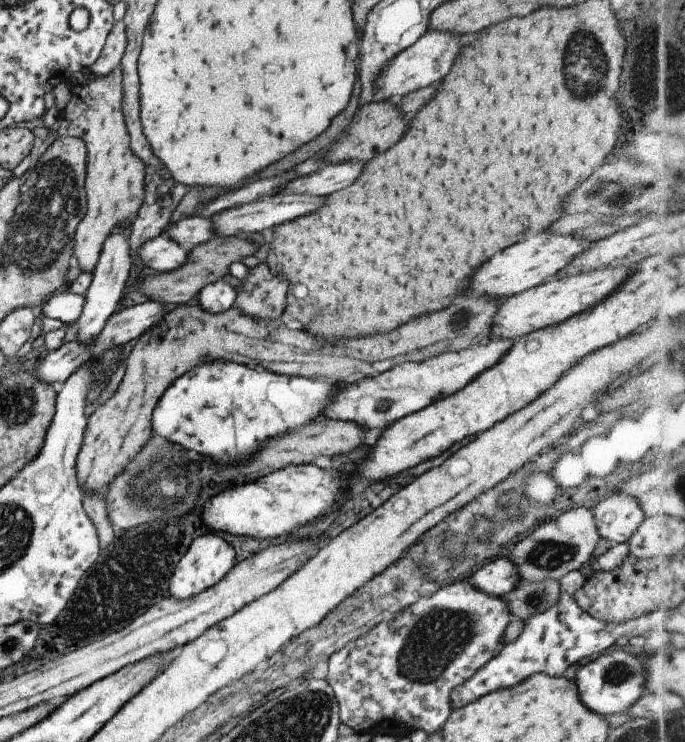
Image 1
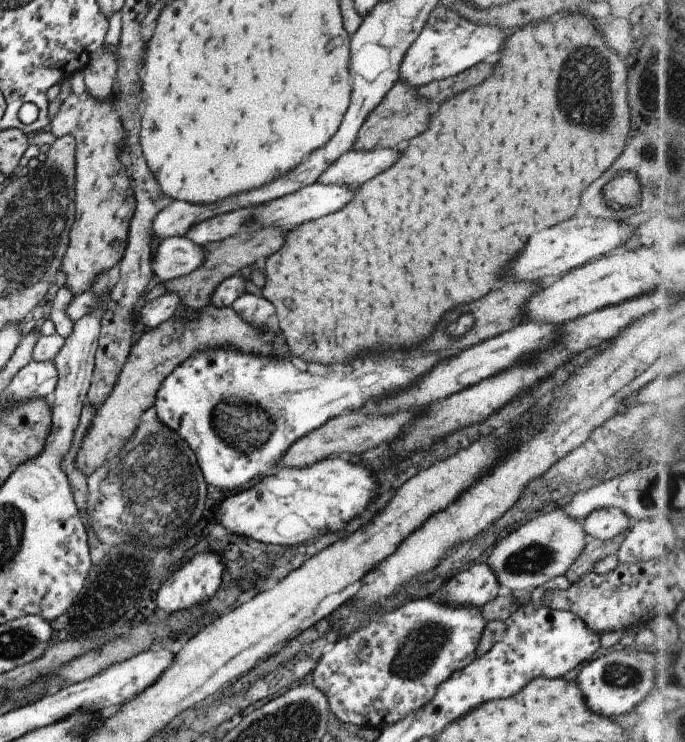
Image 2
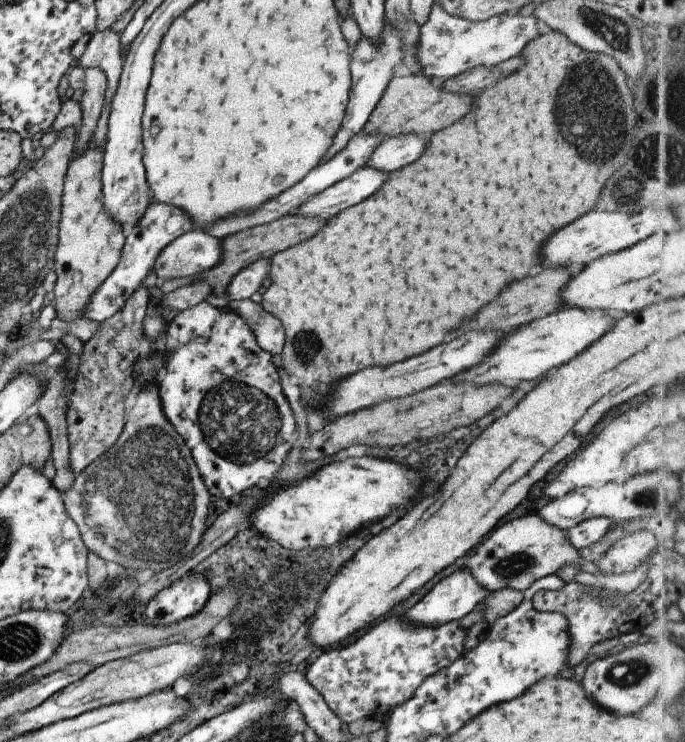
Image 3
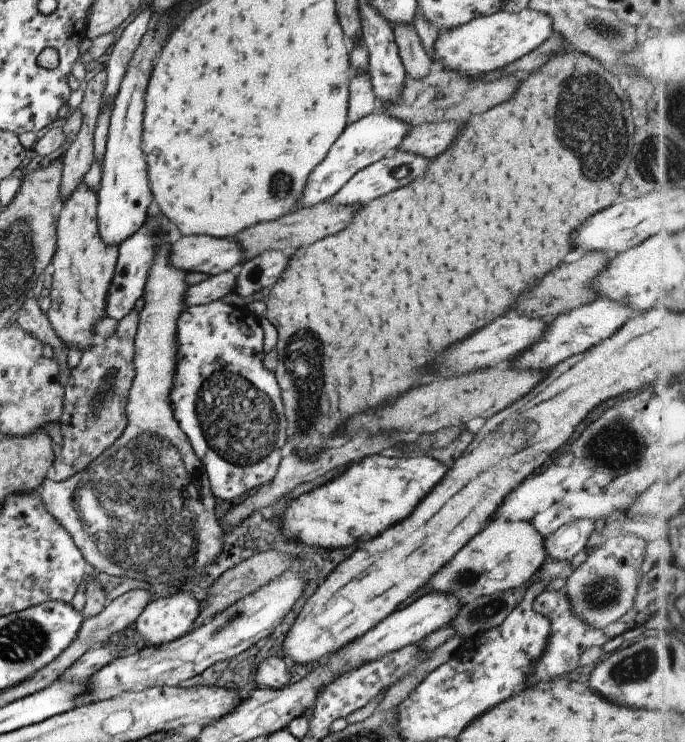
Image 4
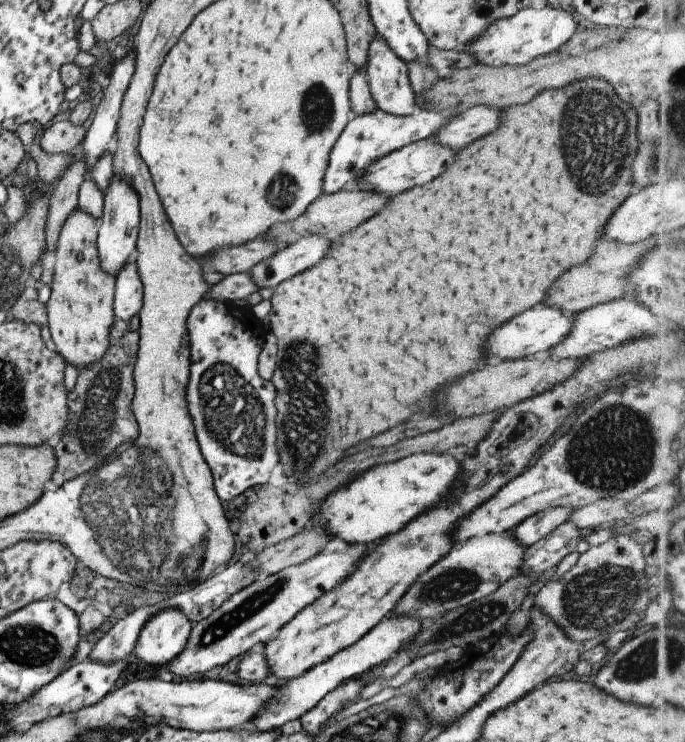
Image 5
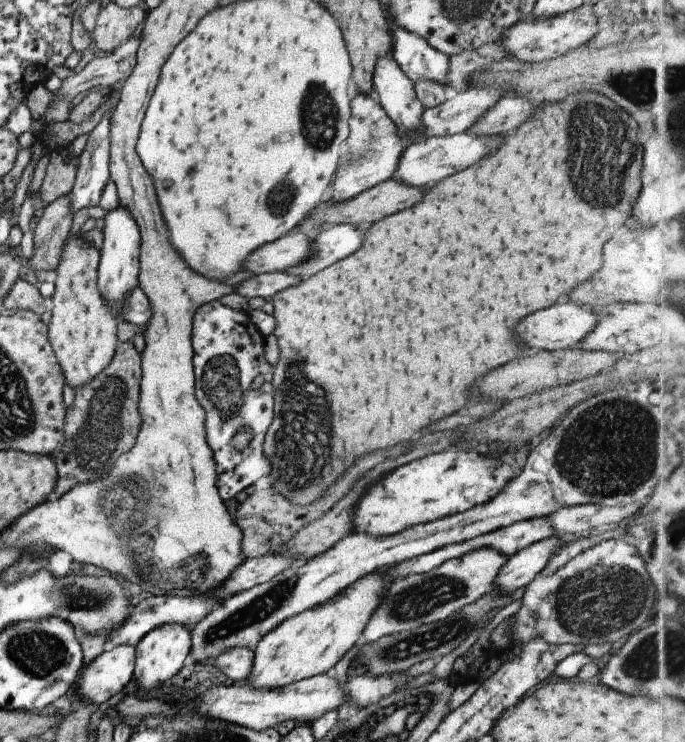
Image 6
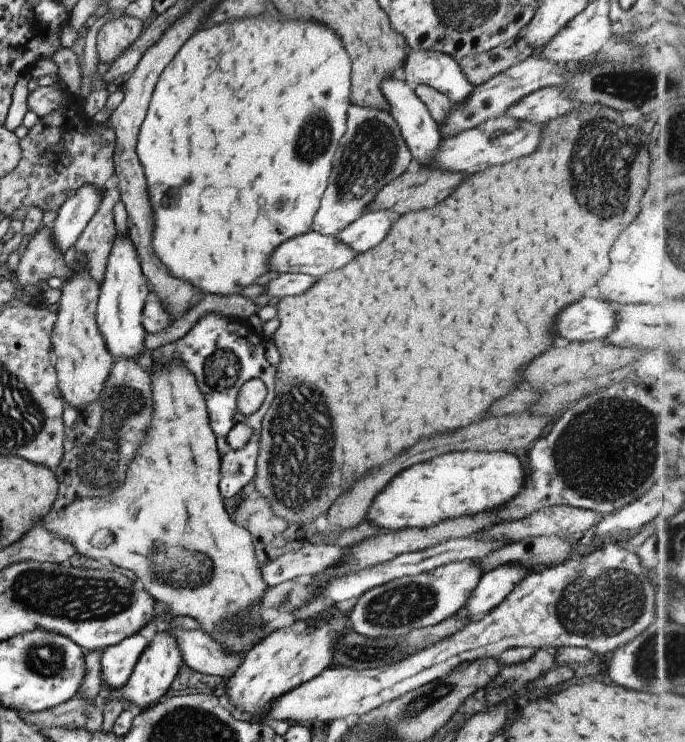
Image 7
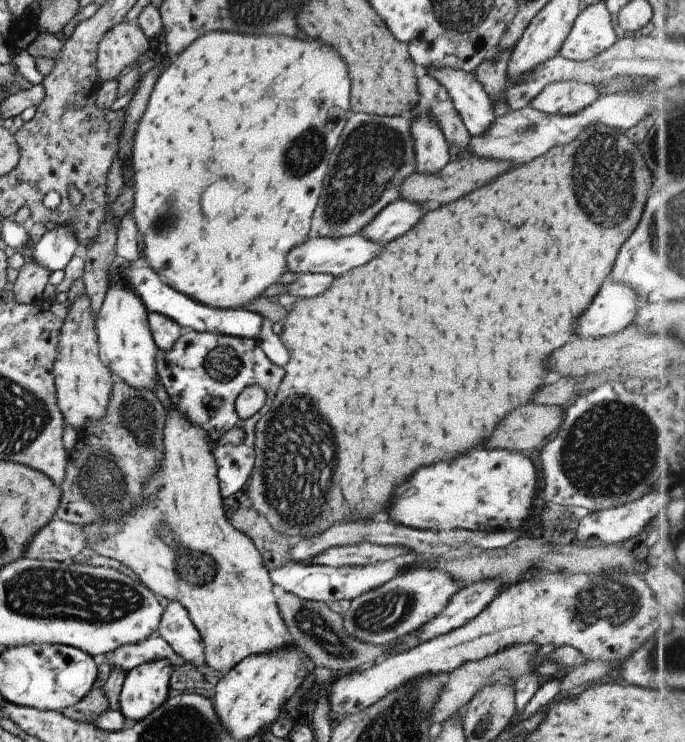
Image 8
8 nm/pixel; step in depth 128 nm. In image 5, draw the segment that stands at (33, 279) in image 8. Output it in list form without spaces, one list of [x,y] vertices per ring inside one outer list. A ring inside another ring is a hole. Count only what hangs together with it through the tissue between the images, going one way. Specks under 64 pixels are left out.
[[[77,153],[76,160],[66,168],[66,172],[57,183],[56,190],[51,191],[48,220],[46,221],[45,252],[55,250],[62,224],[72,216],[78,208],[78,190],[85,180],[88,170],[84,158]]]

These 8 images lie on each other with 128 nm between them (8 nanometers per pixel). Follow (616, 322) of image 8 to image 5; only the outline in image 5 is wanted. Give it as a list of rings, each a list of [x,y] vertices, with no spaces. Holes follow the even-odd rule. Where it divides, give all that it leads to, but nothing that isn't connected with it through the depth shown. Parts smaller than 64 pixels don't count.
[[[536,304],[534,308],[518,314],[514,320],[510,320],[508,324],[500,326],[486,344],[486,354],[496,356],[506,360],[506,358],[522,358],[522,356],[534,356],[538,354],[546,355],[550,348],[554,348],[558,342],[562,342],[566,338],[570,328],[572,328],[572,320],[574,315],[562,314],[558,308],[554,306],[546,306],[546,304]]]

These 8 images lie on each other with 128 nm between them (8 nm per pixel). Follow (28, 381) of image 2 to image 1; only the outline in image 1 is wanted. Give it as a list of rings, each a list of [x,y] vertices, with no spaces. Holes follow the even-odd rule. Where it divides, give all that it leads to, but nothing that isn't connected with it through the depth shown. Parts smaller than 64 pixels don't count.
[[[146,301],[141,304],[136,304],[130,307],[120,307],[117,309],[108,322],[104,324],[102,332],[98,334],[96,340],[88,342],[88,344],[82,344],[82,342],[67,341],[62,344],[58,350],[49,352],[48,356],[44,359],[37,361],[38,368],[34,368],[34,376],[40,380],[40,382],[46,382],[46,384],[54,384],[54,382],[64,382],[68,380],[69,376],[72,376],[82,364],[90,362],[90,360],[99,359],[104,352],[114,350],[114,348],[130,346],[135,342],[137,338],[140,338],[146,330],[152,328],[168,311],[168,307],[163,304],[158,304],[154,301]]]

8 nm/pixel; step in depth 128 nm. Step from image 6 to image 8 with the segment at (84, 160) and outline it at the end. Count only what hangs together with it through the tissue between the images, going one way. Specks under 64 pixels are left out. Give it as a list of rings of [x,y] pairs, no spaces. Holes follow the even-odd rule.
[[[56,224],[54,229],[44,233],[38,243],[31,245],[27,256],[31,257],[38,266],[52,273],[66,268],[78,244],[72,224]]]

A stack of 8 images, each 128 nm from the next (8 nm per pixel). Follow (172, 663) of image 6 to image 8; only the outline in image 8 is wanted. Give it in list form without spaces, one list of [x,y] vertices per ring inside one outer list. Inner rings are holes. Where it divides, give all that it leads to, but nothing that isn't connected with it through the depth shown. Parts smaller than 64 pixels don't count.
[[[158,658],[127,672],[118,709],[128,718],[129,723],[144,720],[168,700],[174,669],[168,660]]]

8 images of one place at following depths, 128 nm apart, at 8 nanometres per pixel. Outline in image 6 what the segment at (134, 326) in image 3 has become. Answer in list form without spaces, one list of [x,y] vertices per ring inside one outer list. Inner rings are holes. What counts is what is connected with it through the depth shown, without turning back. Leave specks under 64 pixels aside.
[[[132,341],[119,342],[112,362],[88,384],[76,388],[74,402],[66,409],[64,444],[52,455],[57,466],[57,480],[48,500],[55,500],[78,484],[106,476],[115,460],[136,444],[142,421],[138,412],[140,376],[141,354]]]

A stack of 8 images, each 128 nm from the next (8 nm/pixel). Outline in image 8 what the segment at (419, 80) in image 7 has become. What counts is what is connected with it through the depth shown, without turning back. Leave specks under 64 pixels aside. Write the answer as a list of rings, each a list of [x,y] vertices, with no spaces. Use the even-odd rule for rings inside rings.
[[[432,66],[425,70],[420,69],[420,74],[423,73],[436,78],[446,88],[458,116],[464,121],[471,136],[484,134],[490,124],[494,124],[496,115],[493,103],[474,73],[456,68],[436,70]]]

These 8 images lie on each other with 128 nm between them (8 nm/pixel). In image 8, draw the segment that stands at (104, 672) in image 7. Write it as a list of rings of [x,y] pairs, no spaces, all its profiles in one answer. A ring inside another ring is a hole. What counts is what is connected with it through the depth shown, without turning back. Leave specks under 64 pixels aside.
[[[154,633],[146,637],[146,640],[138,642],[136,644],[124,644],[118,646],[116,650],[112,652],[114,654],[114,663],[112,668],[120,668],[124,672],[130,672],[136,666],[144,664],[144,662],[150,662],[150,660],[168,660],[172,667],[177,665],[183,666],[187,664],[186,661],[181,659],[176,652],[172,650],[170,646],[160,635]]]

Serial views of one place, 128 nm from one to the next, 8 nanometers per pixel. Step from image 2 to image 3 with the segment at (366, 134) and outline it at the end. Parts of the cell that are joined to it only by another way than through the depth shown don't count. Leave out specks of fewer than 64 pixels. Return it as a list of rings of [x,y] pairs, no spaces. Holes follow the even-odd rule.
[[[422,73],[414,76],[394,76],[382,94],[376,109],[372,112],[364,130],[366,133],[380,133],[383,140],[388,137],[414,133],[430,139],[434,132],[460,120],[472,106],[472,96],[456,95],[443,91],[437,81]]]

